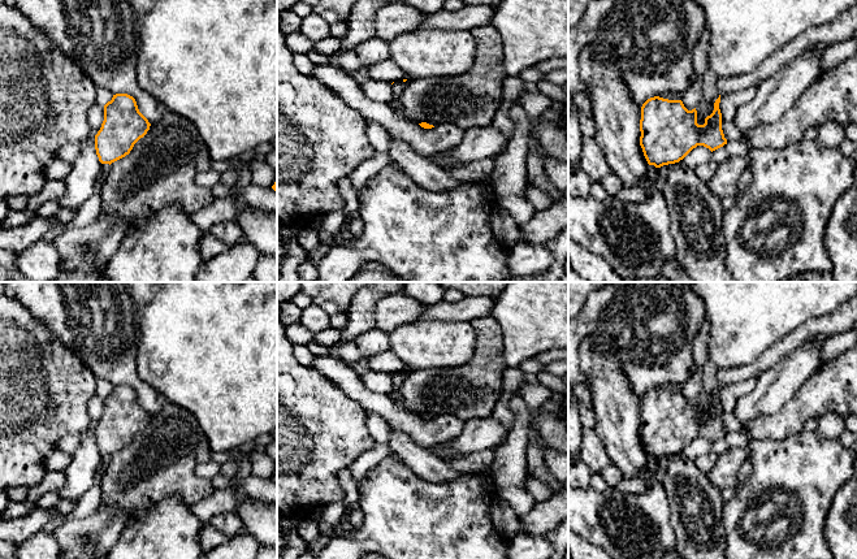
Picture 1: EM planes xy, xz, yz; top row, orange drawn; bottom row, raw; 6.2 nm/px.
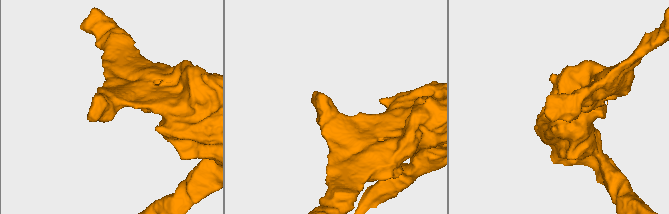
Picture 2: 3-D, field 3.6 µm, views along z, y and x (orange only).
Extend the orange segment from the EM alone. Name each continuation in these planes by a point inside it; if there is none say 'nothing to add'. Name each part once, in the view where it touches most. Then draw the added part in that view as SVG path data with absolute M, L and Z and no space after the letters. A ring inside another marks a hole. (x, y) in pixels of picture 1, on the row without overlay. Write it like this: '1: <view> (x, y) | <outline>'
nothing to add

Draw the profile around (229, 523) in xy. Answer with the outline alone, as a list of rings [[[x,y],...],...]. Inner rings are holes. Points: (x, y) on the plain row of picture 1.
[[[225,512],[213,516],[208,524],[229,537],[243,532],[243,523],[235,512]]]

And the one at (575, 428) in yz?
[[[576,396],[568,403],[568,454],[575,458],[580,456],[584,426],[580,420],[579,400]]]

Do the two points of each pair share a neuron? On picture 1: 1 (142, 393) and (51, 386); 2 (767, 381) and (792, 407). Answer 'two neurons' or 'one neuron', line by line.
1: two neurons
2: two neurons

